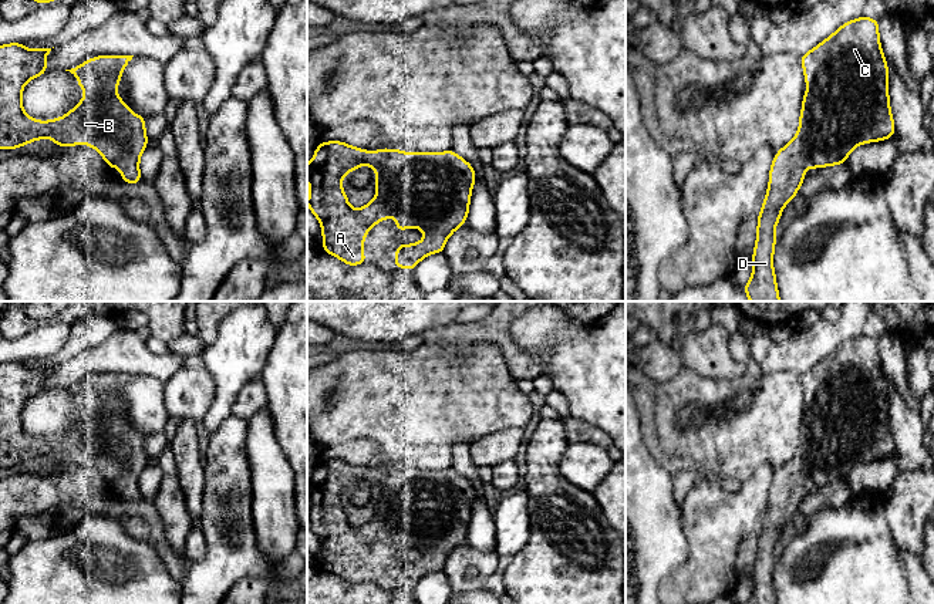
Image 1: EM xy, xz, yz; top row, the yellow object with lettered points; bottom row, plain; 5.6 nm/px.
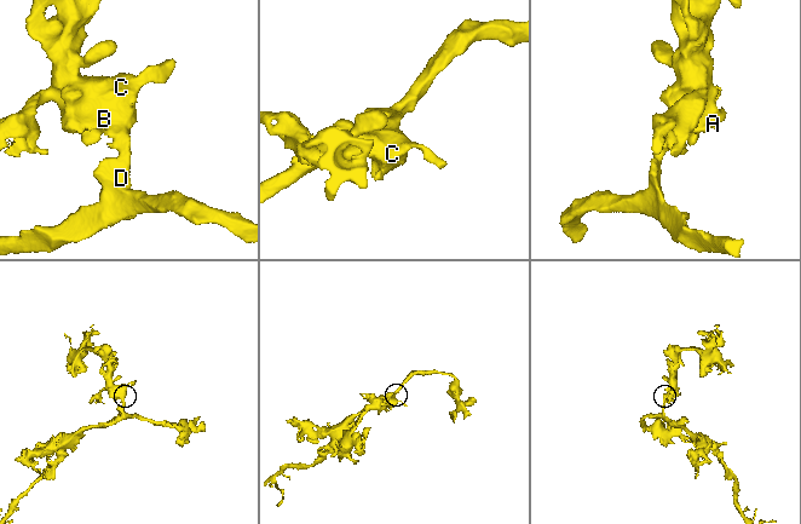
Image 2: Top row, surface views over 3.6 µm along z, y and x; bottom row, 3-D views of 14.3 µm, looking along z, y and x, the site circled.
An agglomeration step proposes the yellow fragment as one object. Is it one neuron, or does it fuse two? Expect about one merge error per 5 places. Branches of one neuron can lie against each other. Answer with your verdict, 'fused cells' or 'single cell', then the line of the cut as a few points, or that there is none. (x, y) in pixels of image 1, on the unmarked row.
single cell; no cut

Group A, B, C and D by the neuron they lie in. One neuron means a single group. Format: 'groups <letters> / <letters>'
groups A B C D

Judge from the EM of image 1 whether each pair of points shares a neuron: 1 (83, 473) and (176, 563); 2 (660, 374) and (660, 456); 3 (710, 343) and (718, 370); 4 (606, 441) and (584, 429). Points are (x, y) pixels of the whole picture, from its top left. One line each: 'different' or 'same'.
1: same
2: different
3: same
4: same

